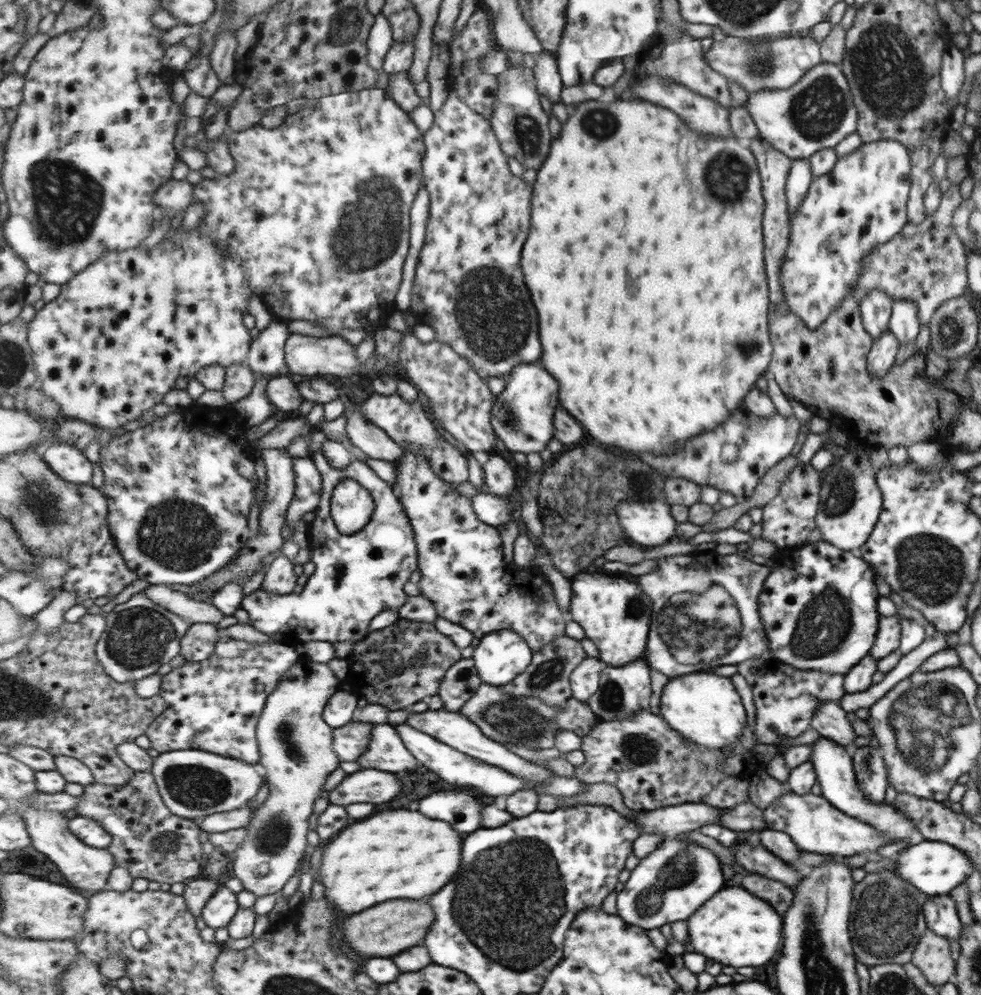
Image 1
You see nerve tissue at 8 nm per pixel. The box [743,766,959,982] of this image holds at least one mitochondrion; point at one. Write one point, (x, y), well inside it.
(887, 919)

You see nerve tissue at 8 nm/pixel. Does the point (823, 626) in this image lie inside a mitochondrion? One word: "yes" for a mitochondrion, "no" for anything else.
yes

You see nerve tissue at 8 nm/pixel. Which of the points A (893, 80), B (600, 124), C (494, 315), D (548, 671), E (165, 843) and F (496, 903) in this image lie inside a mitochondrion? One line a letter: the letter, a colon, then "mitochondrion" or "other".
A: mitochondrion
B: mitochondrion
C: mitochondrion
D: mitochondrion
E: mitochondrion
F: mitochondrion

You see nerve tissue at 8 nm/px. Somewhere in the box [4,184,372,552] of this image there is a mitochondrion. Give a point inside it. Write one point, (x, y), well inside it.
(41, 501)

